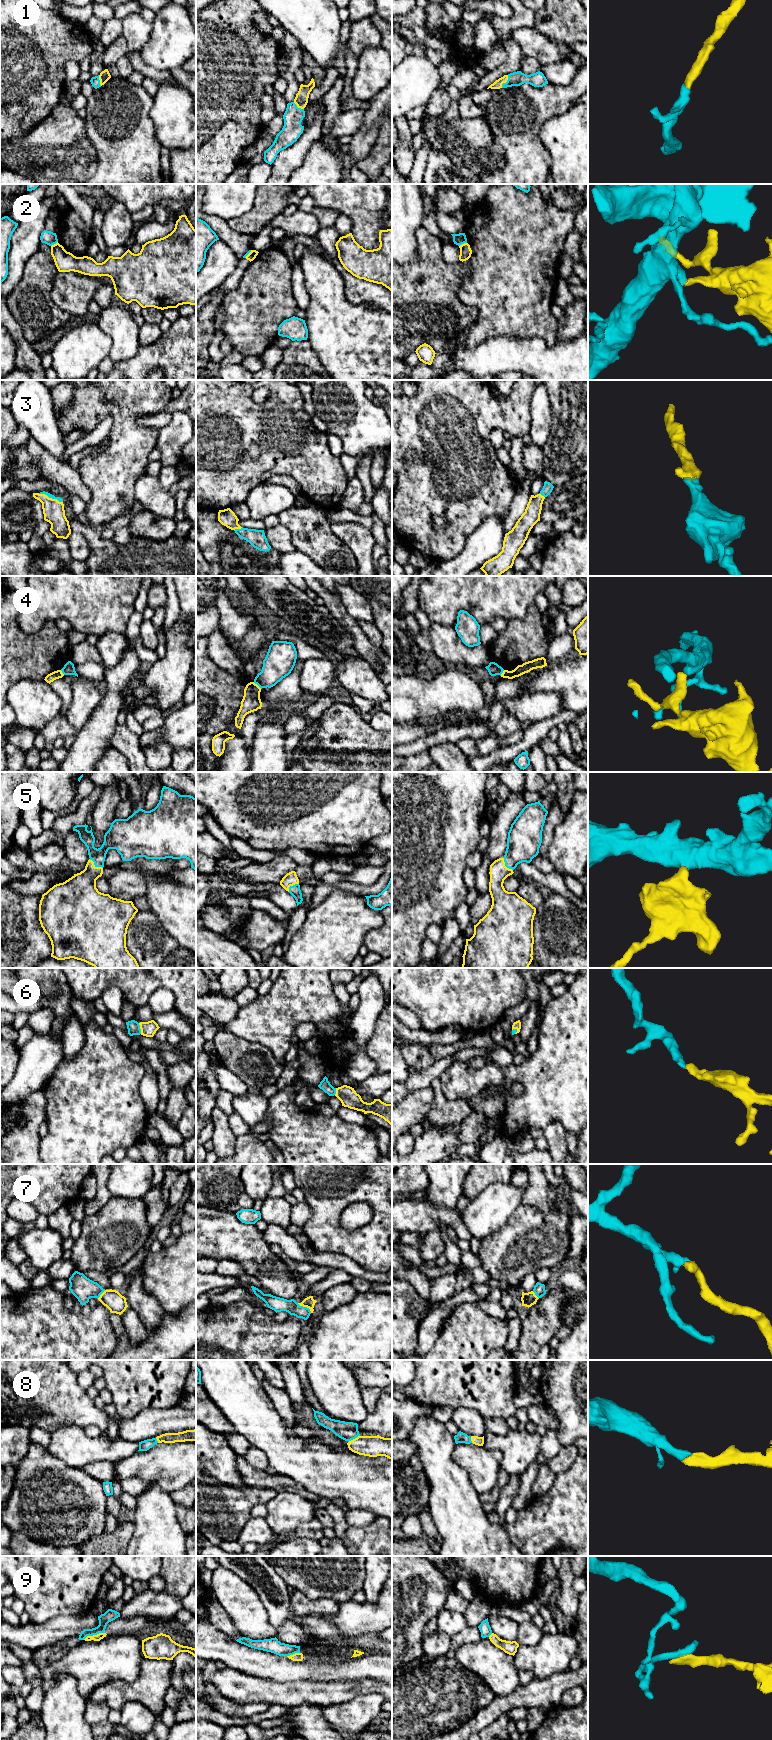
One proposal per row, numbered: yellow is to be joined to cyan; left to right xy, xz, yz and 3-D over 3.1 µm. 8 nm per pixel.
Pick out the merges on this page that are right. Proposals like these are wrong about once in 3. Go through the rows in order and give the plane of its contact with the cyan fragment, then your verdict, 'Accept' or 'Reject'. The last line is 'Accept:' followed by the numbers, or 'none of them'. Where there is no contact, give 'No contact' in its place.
1: Touches cyan in yz. Accept
2: Touches cyan in yz. Reject
3: Touches cyan in xy. Accept
4: Touches cyan in xz. Reject
5: Touches cyan in xy. Accept
6: Touches cyan in xy. Accept
7: Touches cyan in xz. Accept
8: Touches cyan in xz. Accept
9: Touches cyan in xy. Reject
Accept: 1, 3, 5, 6, 7, 8

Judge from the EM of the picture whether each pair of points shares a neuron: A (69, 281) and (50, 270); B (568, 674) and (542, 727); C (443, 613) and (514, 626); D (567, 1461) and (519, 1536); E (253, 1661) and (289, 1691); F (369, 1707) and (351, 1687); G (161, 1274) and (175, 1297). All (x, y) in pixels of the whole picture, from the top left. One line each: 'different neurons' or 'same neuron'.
A: different neurons
B: different neurons
C: different neurons
D: different neurons
E: different neurons
F: different neurons
G: same neuron

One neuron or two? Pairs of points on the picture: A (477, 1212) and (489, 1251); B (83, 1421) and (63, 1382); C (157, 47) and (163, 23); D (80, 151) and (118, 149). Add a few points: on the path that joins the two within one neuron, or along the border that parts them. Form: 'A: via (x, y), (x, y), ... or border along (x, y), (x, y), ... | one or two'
A: border along (505, 1223), (481, 1239) | two
B: via (78, 1411), (63, 1396), (63, 1392) | one
C: via (163, 41), (163, 29) | one
D: border along (85, 129), (85, 134), (95, 149), (95, 173) | two

